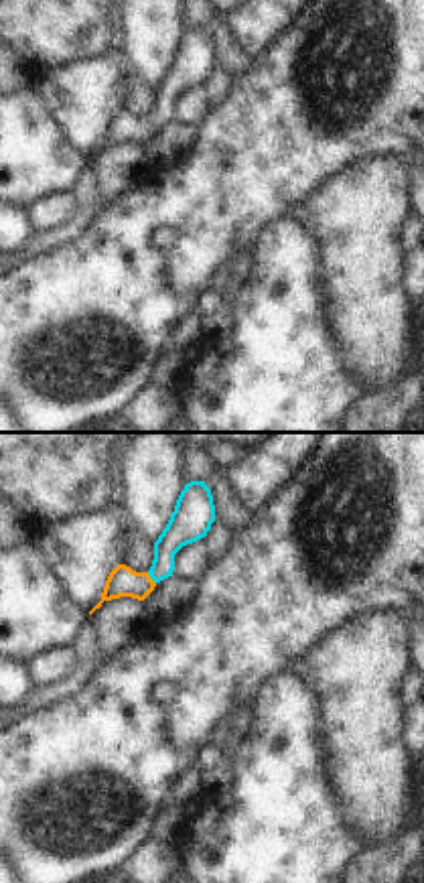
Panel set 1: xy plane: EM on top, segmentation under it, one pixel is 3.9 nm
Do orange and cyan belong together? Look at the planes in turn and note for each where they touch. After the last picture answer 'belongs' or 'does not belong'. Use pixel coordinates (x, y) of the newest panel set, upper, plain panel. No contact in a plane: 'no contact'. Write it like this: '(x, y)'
(151, 124)

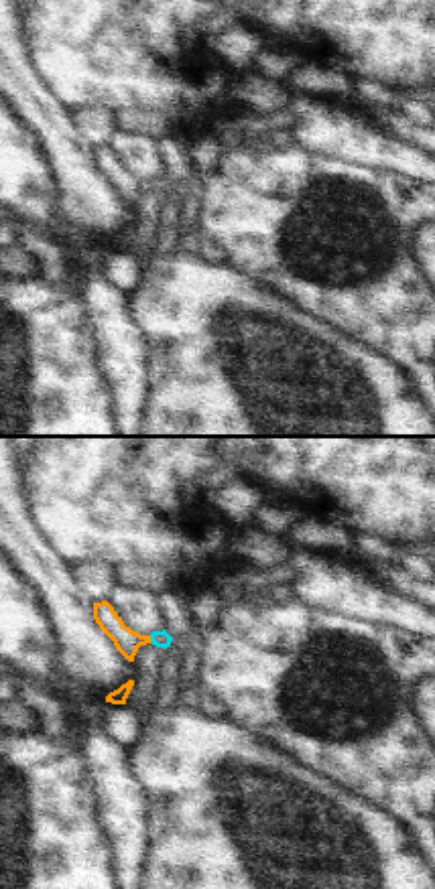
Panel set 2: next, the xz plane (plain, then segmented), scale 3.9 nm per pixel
(149, 185)

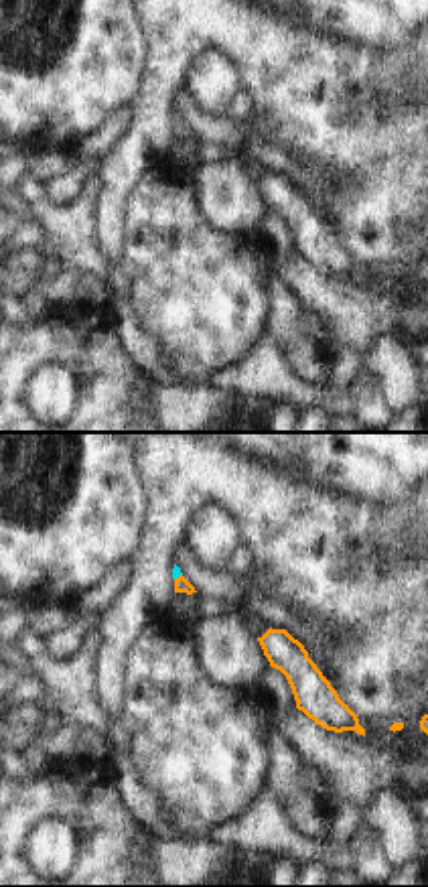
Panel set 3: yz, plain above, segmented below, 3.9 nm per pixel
(179, 122)

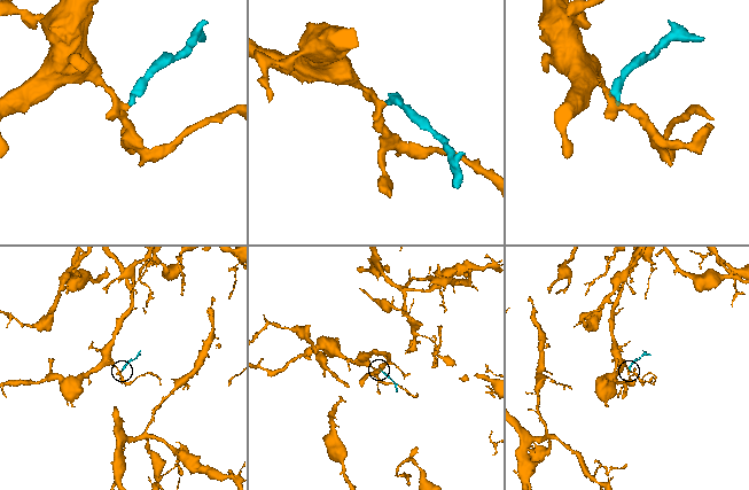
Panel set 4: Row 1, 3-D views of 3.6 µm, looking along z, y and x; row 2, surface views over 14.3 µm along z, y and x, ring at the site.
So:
belongs

